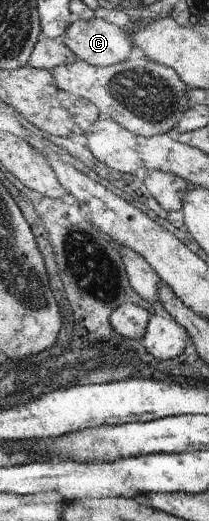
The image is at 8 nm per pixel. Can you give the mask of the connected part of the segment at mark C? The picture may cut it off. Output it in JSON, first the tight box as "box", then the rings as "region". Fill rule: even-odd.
{"box":[64,18,131,66],"region":[[[74,18],[66,31],[64,44],[77,59],[94,66],[112,66],[124,62],[131,53],[129,35],[102,18]]]}

